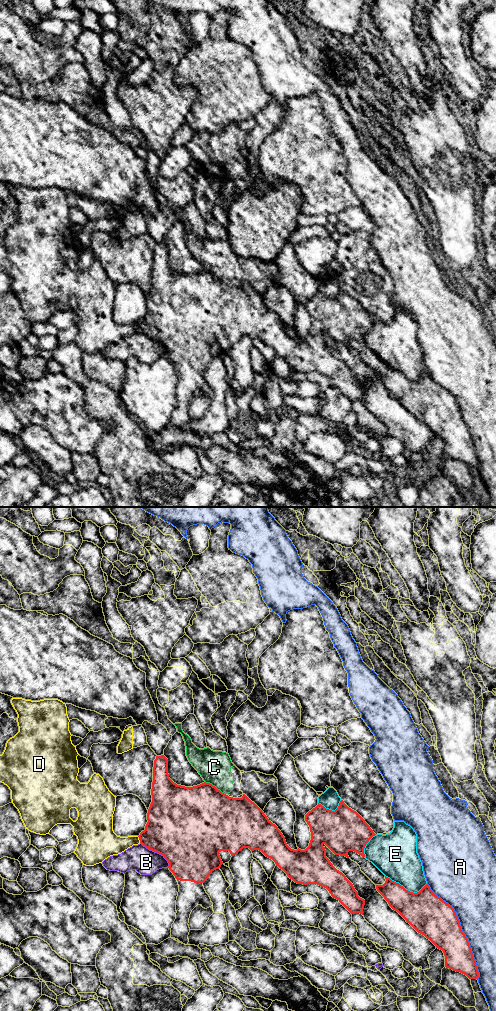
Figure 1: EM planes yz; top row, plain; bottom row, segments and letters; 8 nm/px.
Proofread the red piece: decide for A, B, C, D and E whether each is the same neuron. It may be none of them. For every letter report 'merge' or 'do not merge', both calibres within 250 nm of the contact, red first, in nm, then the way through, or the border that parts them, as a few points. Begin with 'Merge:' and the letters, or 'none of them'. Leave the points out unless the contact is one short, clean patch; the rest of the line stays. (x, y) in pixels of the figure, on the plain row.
Merge: none of them
A: do not merge | 320/360 nm
B: do not merge | 500/200 nm
C: do not merge | 480/260 nm | along yz (205, 269), (214, 273), (225, 282)
D: do not merge | 380/190 nm
E: do not merge | 320/320 nm

